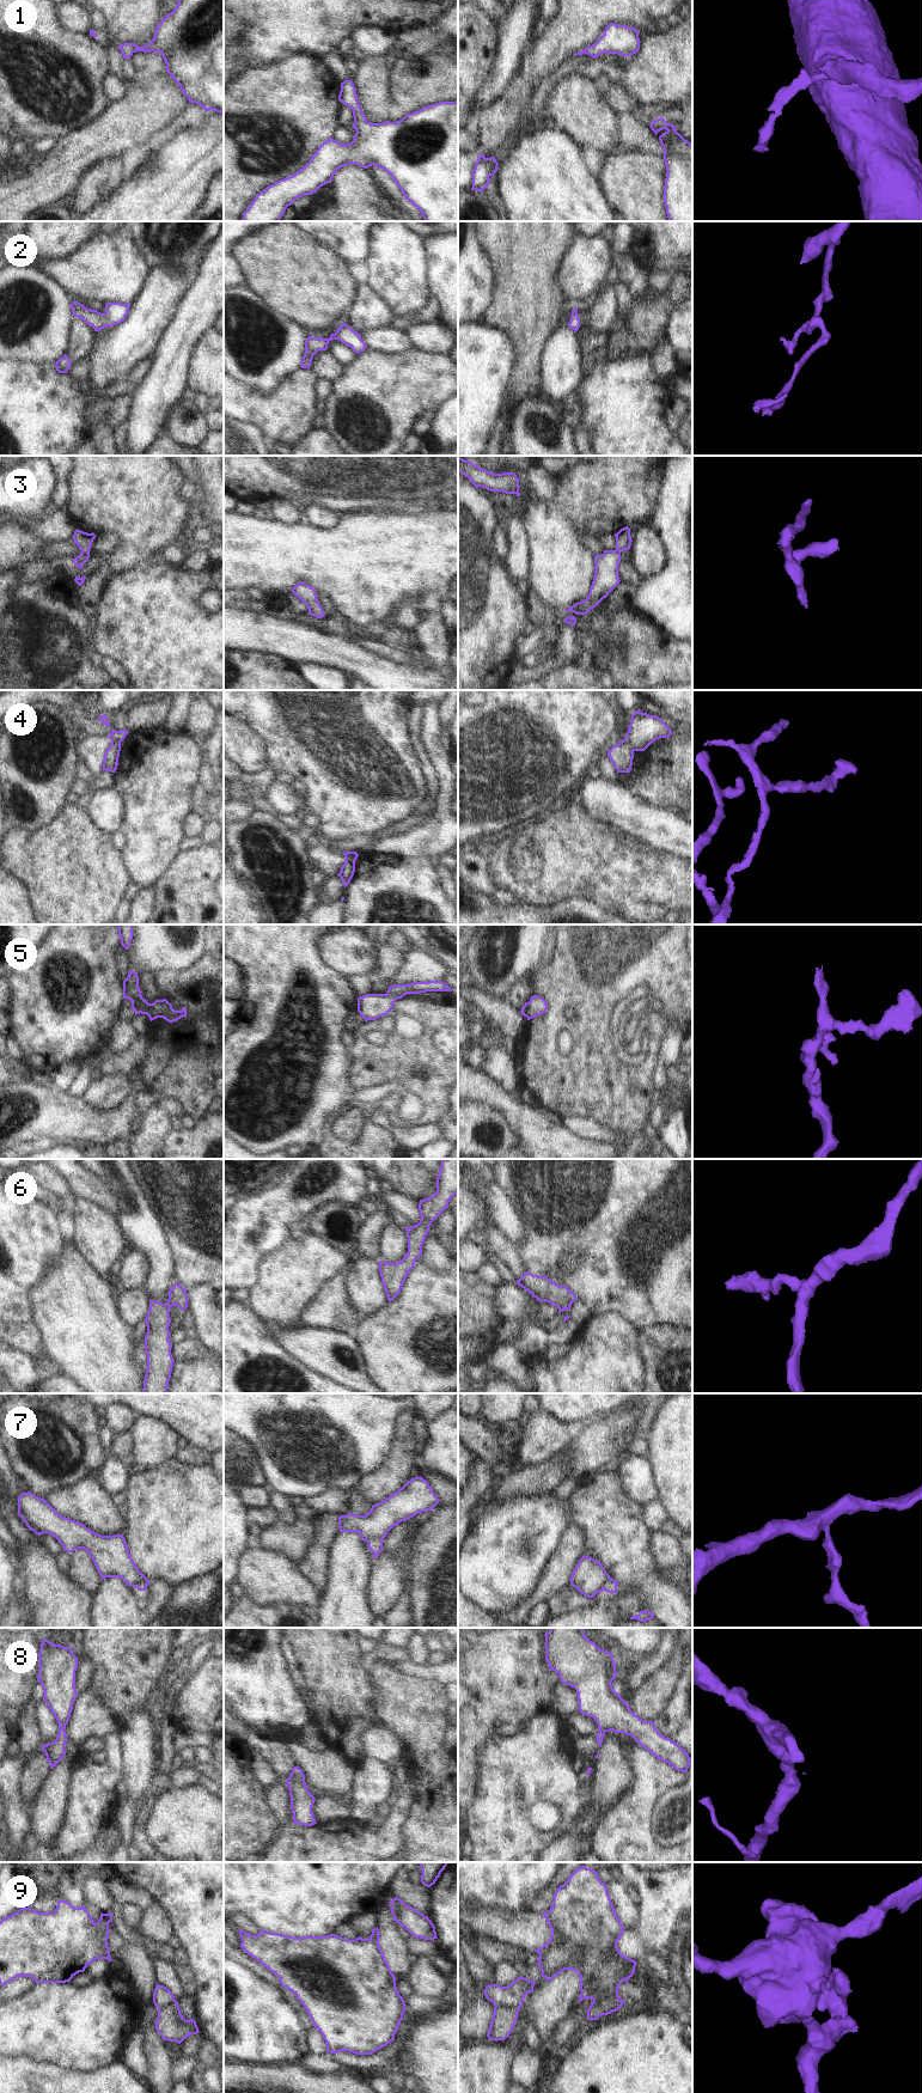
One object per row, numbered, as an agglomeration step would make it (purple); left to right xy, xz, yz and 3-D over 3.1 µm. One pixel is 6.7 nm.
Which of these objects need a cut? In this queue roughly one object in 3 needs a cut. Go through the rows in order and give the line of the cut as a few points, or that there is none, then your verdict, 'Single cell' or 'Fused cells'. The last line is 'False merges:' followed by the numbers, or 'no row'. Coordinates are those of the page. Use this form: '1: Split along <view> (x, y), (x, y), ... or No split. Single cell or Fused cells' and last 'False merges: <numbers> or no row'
1: No split. Single cell
2: No split. Single cell
3: No split. Single cell
4: Split along yz (624, 738), (633, 751). Fused cells
5: No split. Single cell
6: No split. Single cell
7: Split along xz (382, 1539), (372, 1539), (368, 1543). Fused cells
8: No split. Single cell
9: Split along xz (392, 1905), (400, 1909), (400, 1923). Fused cells
False merges: 4, 7, 9.

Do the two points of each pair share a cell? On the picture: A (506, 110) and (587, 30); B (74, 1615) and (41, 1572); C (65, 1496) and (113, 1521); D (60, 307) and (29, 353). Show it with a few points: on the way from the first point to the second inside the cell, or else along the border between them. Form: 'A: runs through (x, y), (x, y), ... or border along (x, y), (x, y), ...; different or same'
A: runs through (520, 87), (565, 41); same
B: runs through (63, 1604), (42, 1582); same
C: runs through (77, 1501), (86, 1501), (101, 1515); same
D: runs through (50, 318), (48, 325), (32, 342); same

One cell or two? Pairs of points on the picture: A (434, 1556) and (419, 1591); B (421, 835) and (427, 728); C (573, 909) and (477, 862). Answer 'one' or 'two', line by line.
A: one
B: one
C: two

